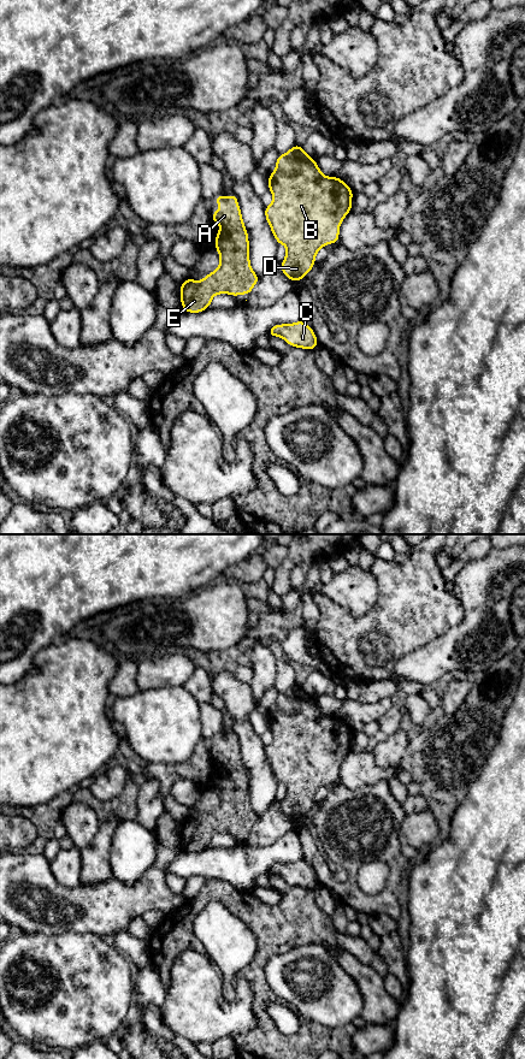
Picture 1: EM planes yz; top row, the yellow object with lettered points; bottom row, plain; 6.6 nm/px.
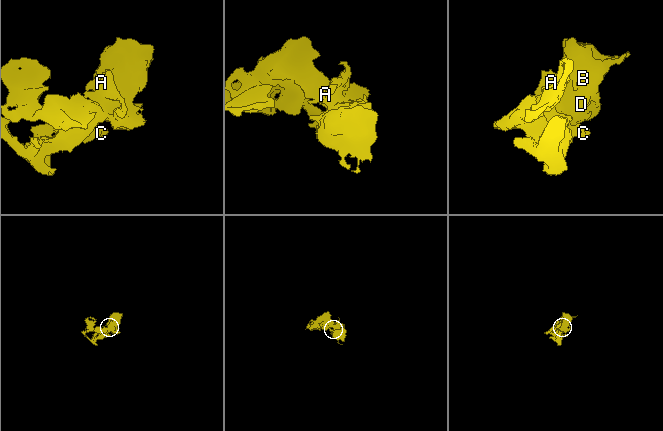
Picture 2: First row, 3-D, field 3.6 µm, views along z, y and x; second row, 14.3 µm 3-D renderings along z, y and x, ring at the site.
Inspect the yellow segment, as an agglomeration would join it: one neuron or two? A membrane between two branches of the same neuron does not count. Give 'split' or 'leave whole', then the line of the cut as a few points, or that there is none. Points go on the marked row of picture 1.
leave whole | no cut

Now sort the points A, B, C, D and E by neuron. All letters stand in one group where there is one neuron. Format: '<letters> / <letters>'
A B C D E

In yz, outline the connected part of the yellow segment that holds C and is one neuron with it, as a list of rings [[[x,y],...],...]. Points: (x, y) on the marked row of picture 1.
[[[303,320],[294,324],[273,325],[269,332],[269,337],[272,336],[279,336],[290,347],[314,350],[318,345],[314,331]]]

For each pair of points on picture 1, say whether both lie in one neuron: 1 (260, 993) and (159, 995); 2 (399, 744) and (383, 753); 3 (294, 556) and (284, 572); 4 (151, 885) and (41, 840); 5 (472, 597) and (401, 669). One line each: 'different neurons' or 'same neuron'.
1: different neurons
2: same neuron
3: same neuron
4: different neurons
5: same neuron

